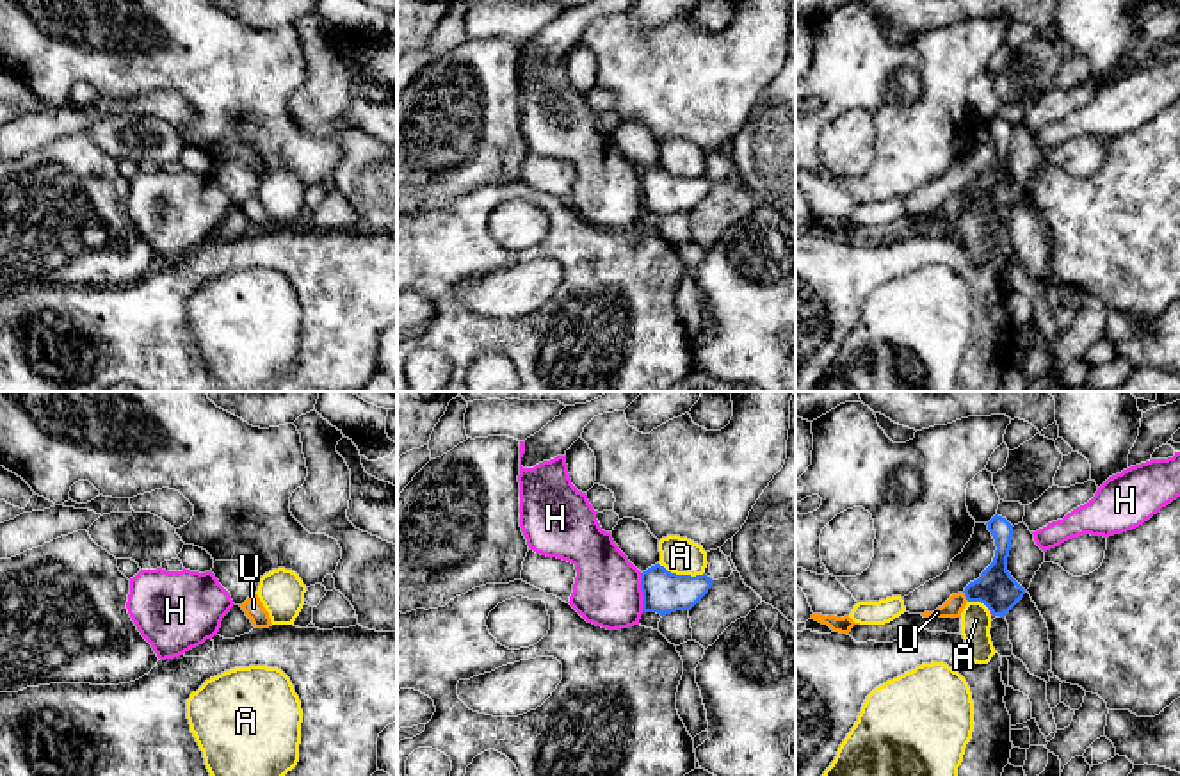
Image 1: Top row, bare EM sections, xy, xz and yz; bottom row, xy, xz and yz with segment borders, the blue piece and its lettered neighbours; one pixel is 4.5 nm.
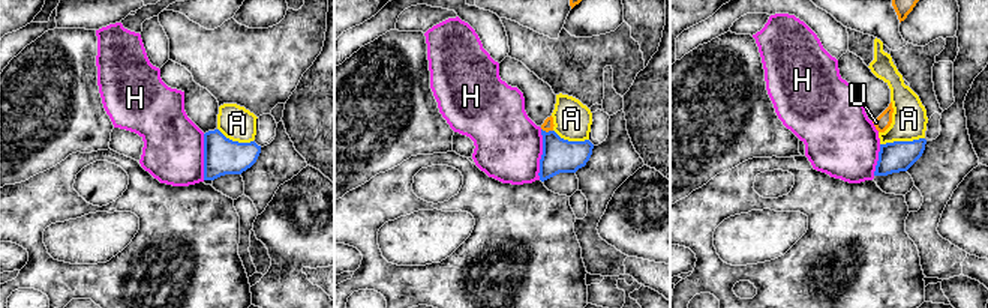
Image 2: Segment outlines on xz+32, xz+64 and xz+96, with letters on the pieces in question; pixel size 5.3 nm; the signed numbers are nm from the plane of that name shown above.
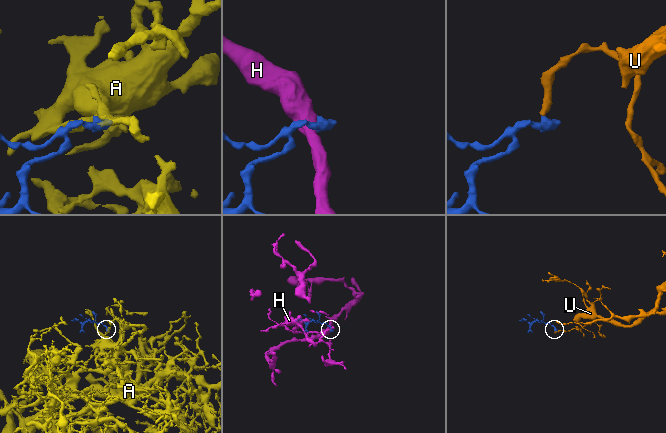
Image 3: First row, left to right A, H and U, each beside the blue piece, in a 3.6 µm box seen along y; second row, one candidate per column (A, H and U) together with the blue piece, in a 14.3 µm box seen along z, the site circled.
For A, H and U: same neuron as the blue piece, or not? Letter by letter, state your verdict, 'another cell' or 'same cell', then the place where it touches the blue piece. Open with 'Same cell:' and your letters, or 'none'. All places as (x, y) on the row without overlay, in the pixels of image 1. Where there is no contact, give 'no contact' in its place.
Same cell: U
A: another cell; meets blue in xz at (682, 177)
H: another cell; meets blue in xz at (643, 194)
U: same cell; meets blue in yz at (965, 196)

